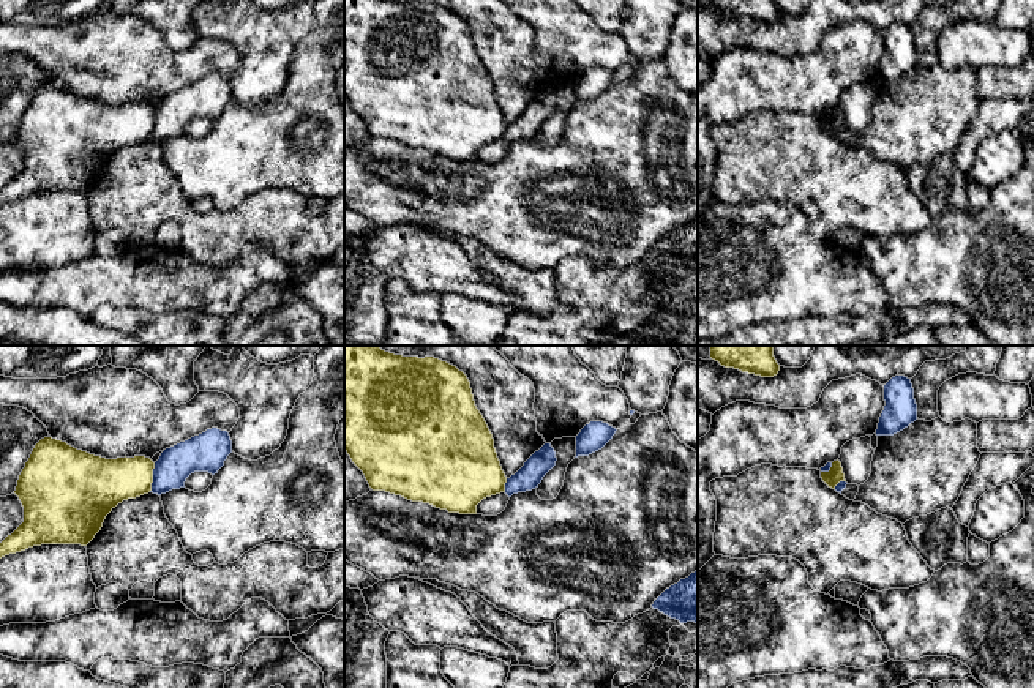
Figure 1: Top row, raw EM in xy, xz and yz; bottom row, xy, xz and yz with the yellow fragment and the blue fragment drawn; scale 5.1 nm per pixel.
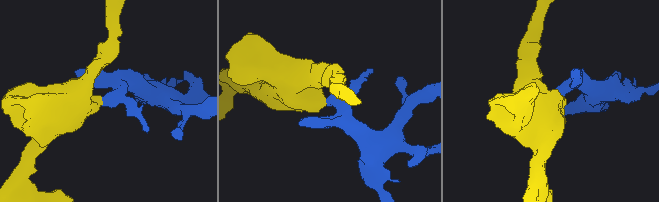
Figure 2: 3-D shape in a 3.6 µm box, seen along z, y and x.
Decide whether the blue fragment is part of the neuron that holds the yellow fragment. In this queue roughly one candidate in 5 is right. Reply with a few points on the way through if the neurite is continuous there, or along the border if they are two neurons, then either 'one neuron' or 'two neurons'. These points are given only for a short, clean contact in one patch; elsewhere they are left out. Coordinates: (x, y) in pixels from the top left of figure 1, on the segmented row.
two neurons

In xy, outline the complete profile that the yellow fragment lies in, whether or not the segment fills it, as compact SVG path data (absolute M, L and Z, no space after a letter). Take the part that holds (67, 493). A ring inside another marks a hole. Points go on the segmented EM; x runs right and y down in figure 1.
M52 437L41 439L14 491L24 507L24 522L0 543L0 559L41 544L87 546L118 503L152 491L153 469L155 462L145 456L106 459Z

